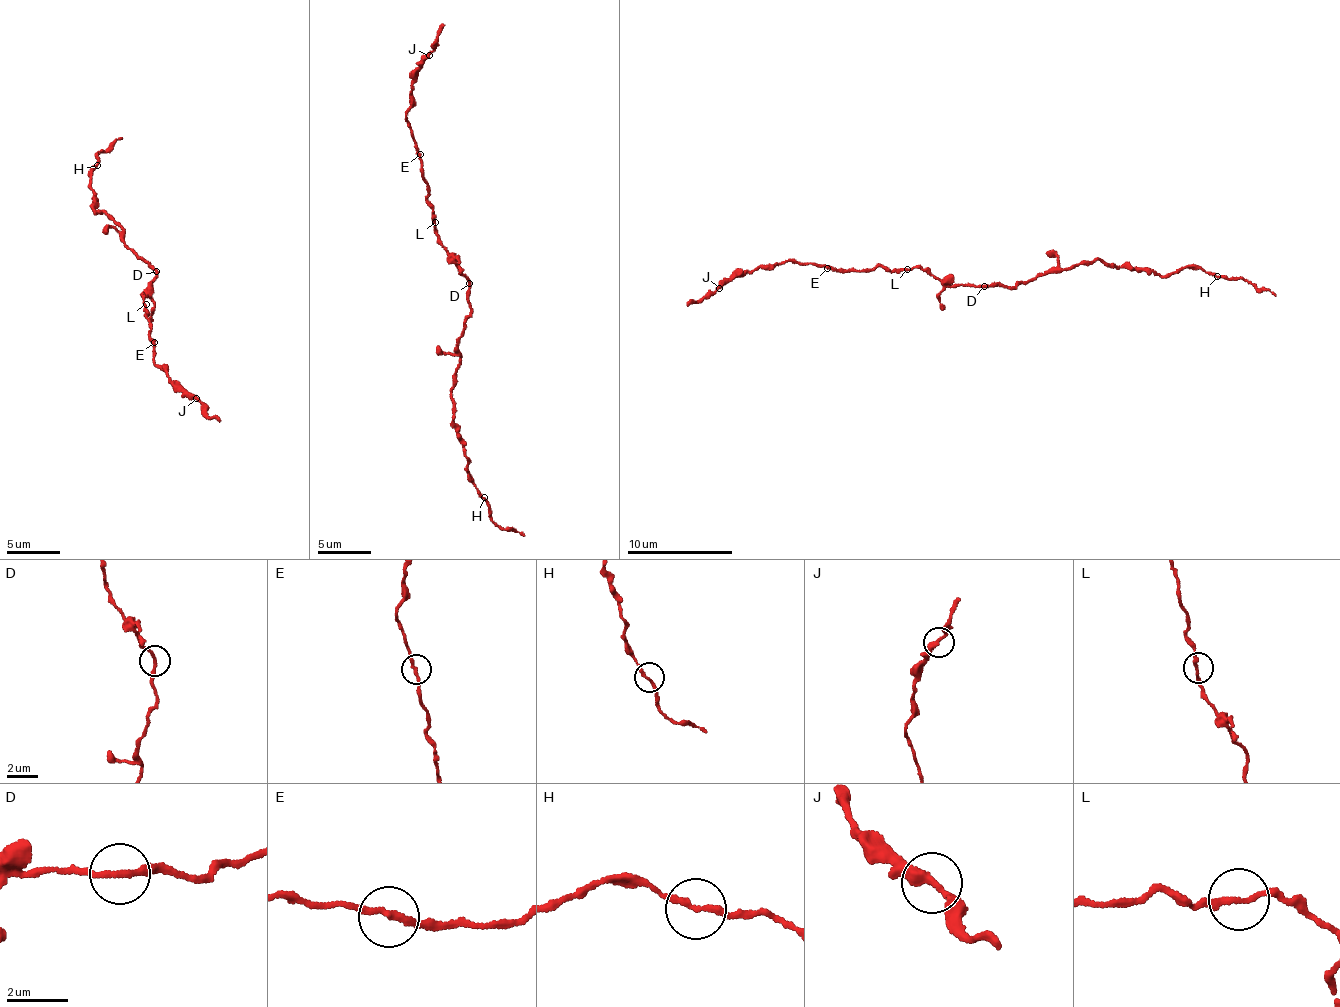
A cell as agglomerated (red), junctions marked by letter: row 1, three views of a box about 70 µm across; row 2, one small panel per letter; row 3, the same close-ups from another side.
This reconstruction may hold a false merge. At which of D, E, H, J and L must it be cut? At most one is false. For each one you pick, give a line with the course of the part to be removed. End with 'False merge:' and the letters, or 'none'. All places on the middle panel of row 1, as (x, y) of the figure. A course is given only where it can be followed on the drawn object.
False merge: none

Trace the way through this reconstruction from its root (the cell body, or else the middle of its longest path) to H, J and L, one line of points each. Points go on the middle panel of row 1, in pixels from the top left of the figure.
H: (469, 283), (471, 308), (458, 339), (453, 412), (467, 457), (468, 481), (485, 498)
J: (469, 283), (435, 230), (421, 155), (406, 120), (414, 70), (430, 56)
L: (469, 283), (455, 256), (438, 238), (435, 222)

